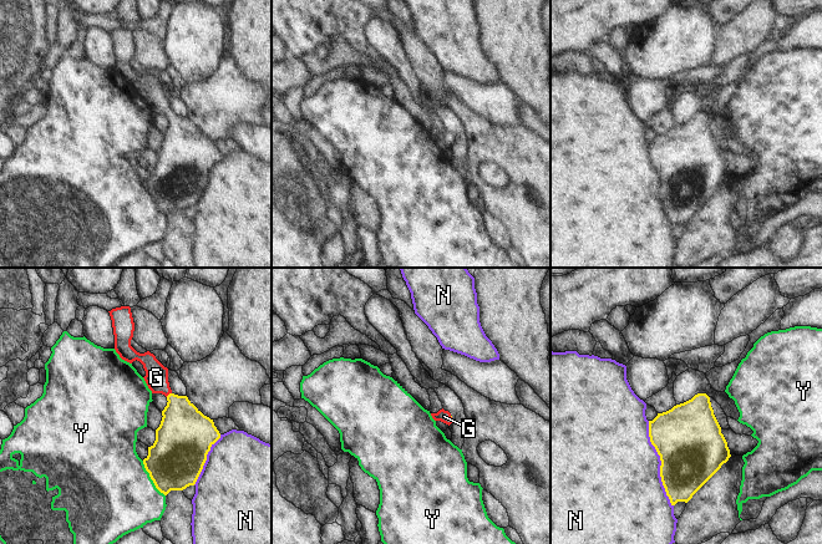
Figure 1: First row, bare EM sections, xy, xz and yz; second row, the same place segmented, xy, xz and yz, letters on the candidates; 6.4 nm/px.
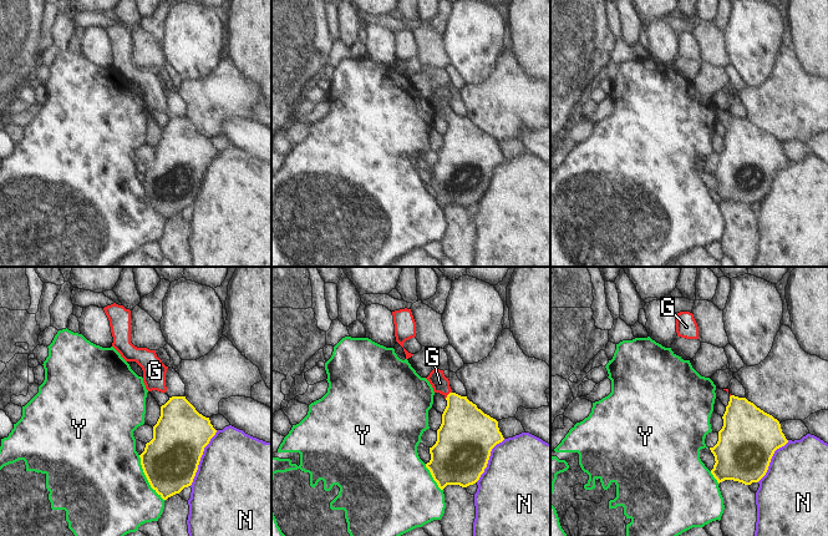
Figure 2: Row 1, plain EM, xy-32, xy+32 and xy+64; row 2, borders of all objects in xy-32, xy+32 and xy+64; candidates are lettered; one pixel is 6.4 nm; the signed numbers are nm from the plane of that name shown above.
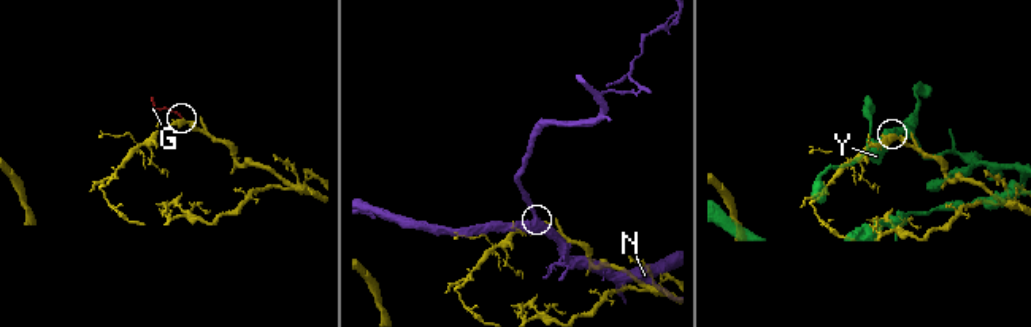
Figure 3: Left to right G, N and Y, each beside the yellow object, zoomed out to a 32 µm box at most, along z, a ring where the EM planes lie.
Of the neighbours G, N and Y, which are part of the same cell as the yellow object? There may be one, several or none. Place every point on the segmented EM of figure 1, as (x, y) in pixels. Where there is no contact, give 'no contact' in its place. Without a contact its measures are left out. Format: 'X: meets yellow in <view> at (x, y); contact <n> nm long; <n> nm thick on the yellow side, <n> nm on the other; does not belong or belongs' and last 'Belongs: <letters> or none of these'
G: meets yellow in xy at (170, 393); contact 50 nm long; 320 nm thick on the yellow side, 150 nm on the other; belongs
N: meets yellow in yz at (661, 463); contact 600 nm long; 440 nm thick on the yellow side, 480 nm on the other; does not belong
Y: meets yellow in xy at (151, 478); contact 280 nm long; 360 nm thick on the yellow side, 500 nm on the other; does not belong
Belongs: G

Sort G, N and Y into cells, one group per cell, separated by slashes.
G / N / Y

